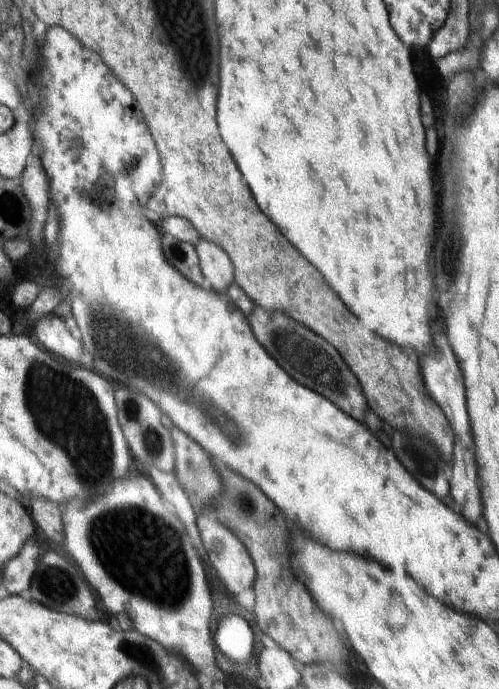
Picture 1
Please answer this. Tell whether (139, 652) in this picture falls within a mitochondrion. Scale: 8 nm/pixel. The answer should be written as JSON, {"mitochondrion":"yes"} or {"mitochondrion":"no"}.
{"mitochondrion":"yes"}

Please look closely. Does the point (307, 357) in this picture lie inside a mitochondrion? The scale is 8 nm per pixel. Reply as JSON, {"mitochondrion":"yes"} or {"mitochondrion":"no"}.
{"mitochondrion":"yes"}

